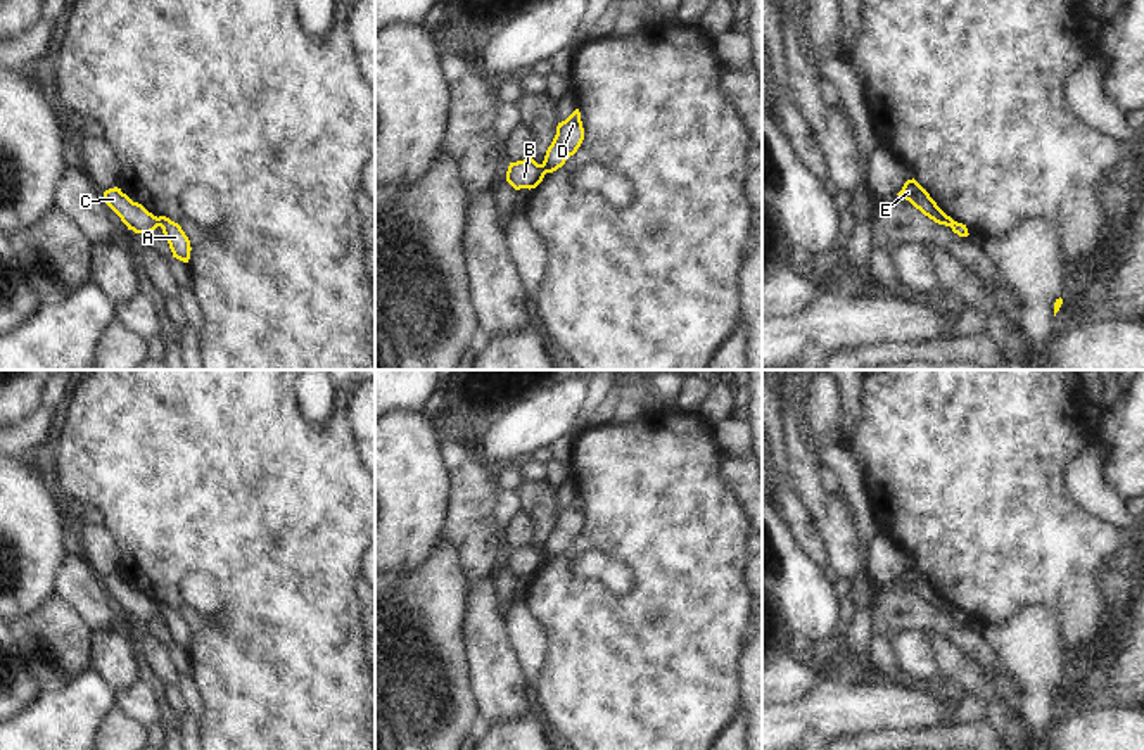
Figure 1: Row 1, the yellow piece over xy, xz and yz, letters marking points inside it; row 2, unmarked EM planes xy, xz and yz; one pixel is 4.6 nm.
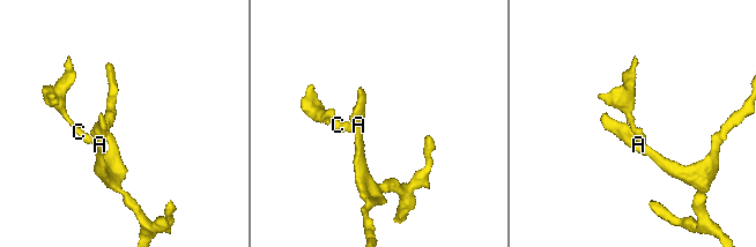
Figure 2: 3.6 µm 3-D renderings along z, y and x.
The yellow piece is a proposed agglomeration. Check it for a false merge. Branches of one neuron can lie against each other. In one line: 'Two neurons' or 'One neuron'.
Two neurons

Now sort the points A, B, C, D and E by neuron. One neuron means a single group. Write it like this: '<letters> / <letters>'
A D E / B C

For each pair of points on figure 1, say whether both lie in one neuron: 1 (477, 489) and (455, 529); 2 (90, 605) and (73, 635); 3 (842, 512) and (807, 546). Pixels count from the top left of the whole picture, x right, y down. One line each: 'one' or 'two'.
1: one
2: two
3: two

